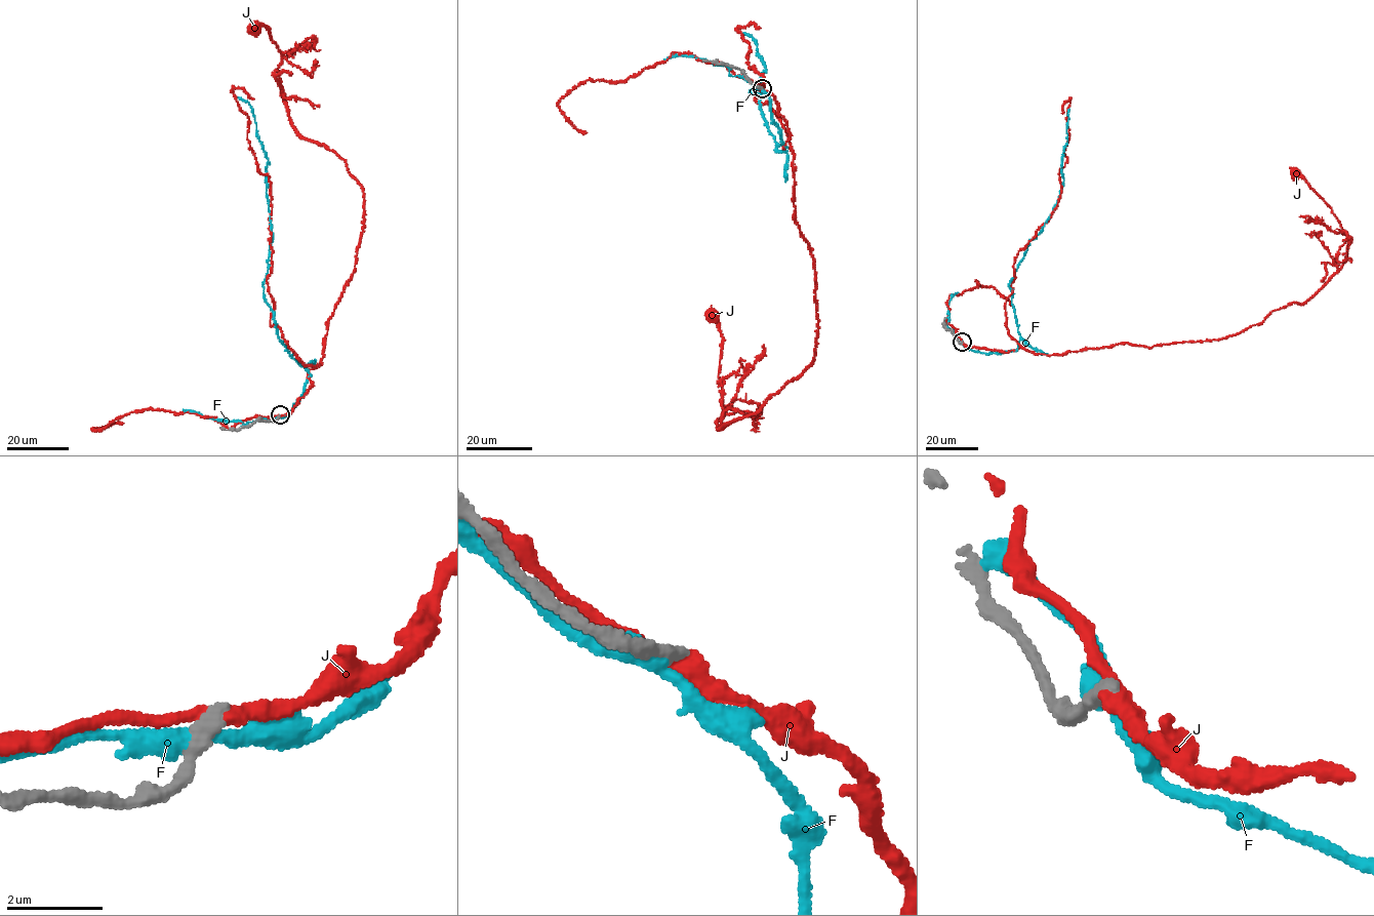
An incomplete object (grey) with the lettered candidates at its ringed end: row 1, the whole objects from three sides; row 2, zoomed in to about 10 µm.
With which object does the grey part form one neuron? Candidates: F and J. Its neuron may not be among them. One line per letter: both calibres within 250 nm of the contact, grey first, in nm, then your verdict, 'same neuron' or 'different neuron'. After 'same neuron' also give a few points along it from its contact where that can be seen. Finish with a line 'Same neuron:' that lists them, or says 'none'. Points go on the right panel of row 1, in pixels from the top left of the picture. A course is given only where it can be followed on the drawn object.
F: calibres 440 and 380 nm; different neuron
J: calibres 360 and 340 nm; different neuron
Same neuron: none

